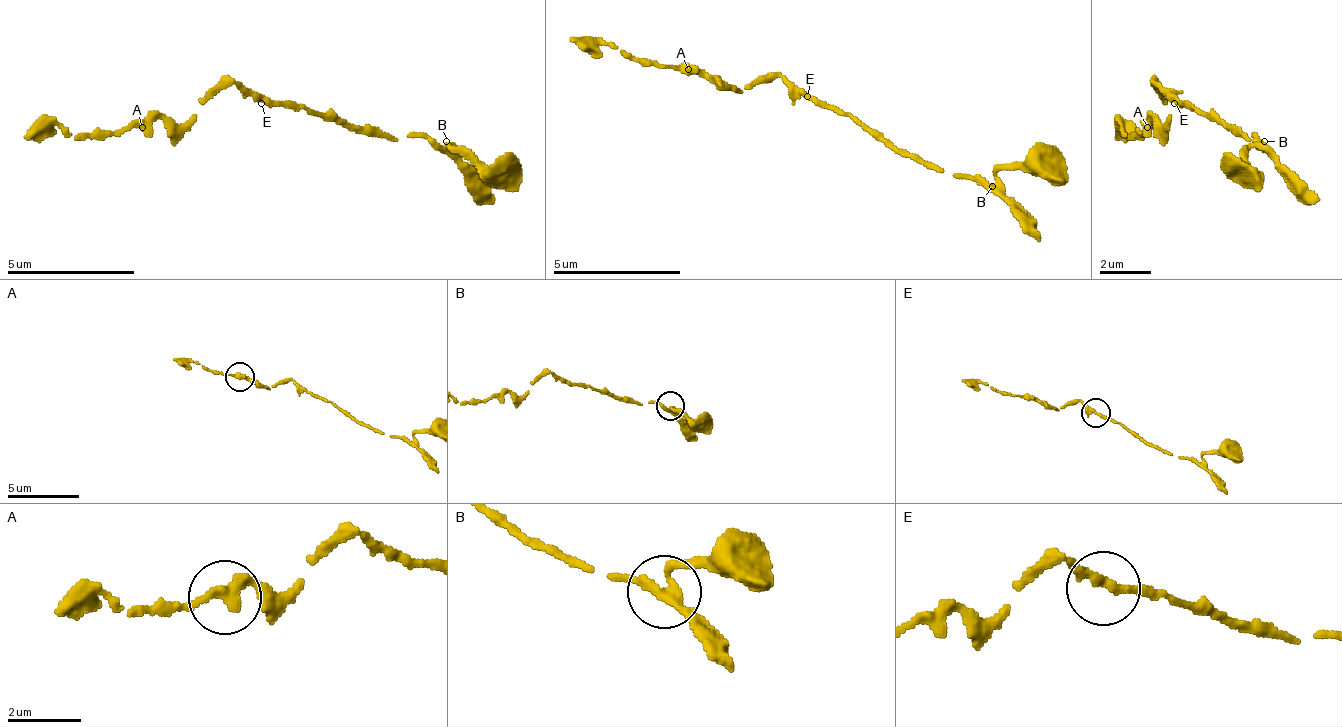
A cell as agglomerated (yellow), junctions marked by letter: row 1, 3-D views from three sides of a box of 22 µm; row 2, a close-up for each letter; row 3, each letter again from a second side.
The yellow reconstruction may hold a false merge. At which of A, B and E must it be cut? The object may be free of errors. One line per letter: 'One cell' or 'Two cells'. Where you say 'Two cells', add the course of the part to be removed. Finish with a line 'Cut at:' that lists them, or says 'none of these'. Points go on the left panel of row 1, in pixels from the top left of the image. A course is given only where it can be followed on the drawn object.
A: One cell
B: One cell
E: One cell
Cut at: none of these

